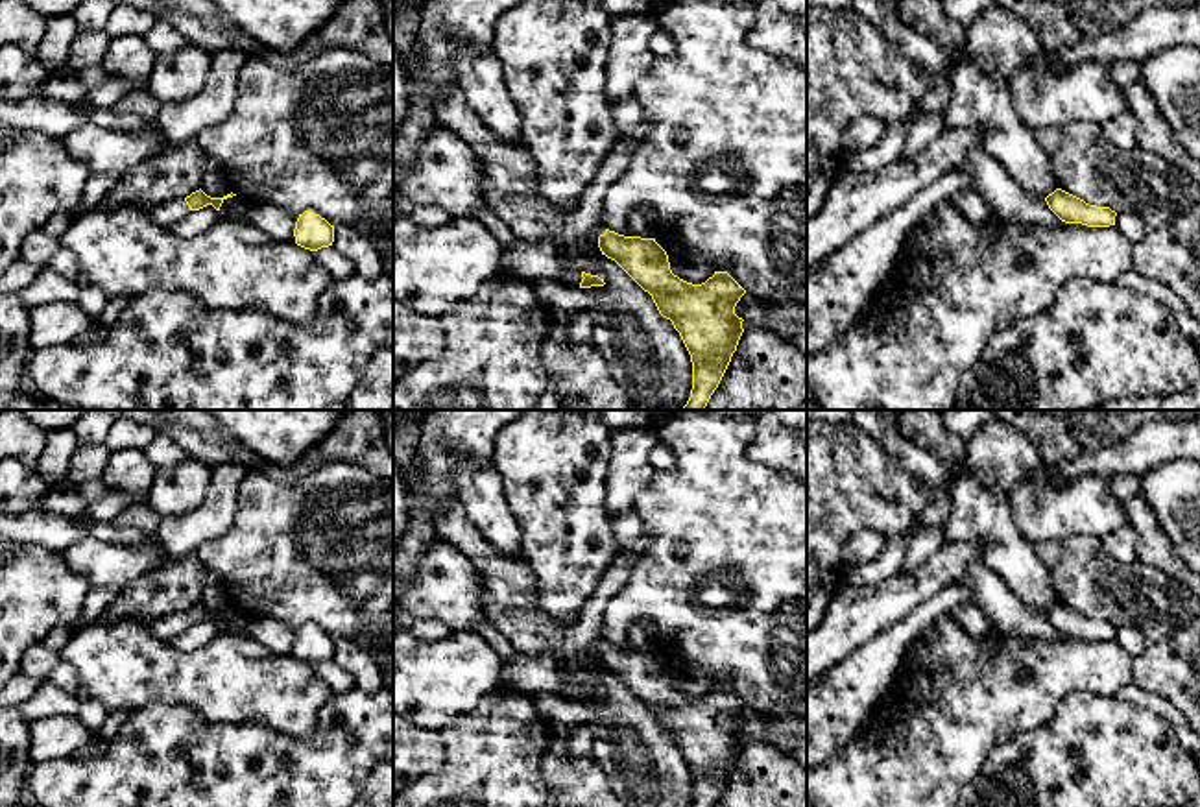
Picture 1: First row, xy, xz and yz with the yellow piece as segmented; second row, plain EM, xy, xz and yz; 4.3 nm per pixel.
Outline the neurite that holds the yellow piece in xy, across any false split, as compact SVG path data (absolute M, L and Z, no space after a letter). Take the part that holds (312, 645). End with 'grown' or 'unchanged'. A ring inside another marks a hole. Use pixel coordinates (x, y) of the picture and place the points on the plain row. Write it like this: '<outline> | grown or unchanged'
M312 624L299 628L294 643L295 657L318 665L334 656L334 639Z | unchanged

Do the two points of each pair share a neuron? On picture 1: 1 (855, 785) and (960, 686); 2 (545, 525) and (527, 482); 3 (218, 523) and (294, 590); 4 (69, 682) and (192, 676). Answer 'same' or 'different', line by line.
1: same
2: same
3: different
4: different

